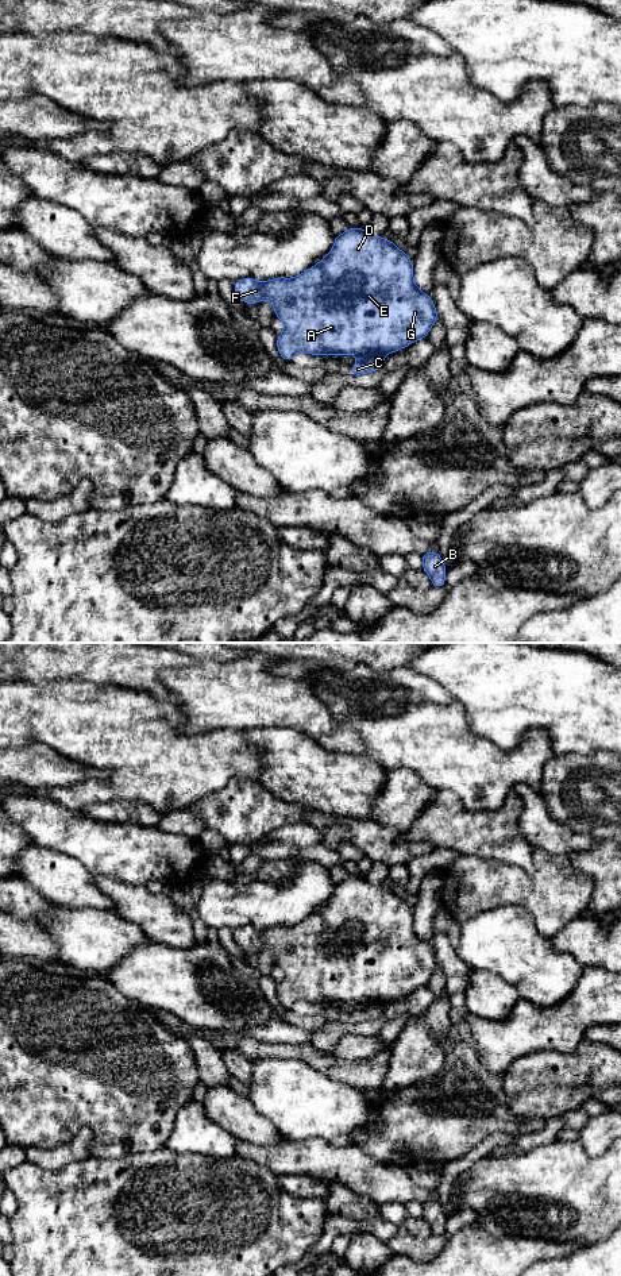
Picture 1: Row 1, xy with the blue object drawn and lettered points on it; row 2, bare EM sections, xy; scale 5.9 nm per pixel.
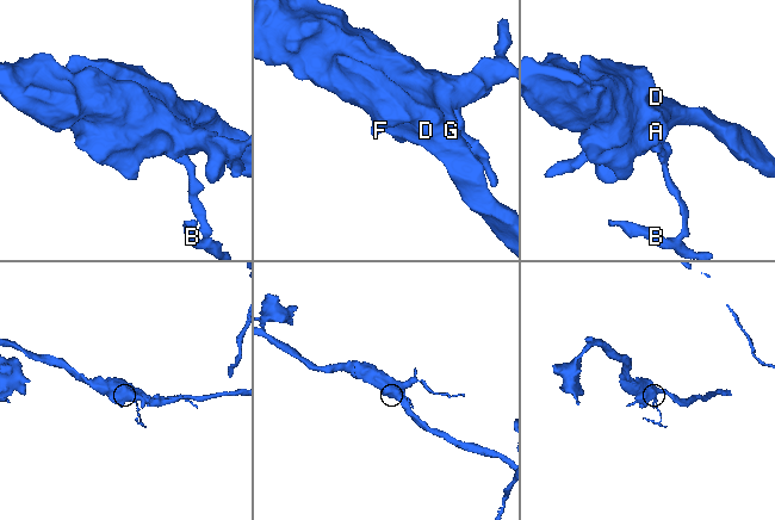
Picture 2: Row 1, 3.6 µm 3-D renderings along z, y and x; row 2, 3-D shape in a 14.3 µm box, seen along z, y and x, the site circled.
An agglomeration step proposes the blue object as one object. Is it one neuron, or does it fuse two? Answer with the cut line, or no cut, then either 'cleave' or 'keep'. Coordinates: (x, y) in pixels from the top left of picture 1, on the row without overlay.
cut in xy along (384, 1005), (359, 1006); cleave

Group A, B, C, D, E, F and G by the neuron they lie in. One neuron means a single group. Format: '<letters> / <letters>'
A D E F G / B C

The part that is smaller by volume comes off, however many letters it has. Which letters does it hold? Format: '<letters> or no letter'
B, C

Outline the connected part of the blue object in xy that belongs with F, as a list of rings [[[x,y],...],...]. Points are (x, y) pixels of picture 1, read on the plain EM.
[[[355,875],[336,883],[331,899],[304,921],[267,929],[247,925],[235,929],[234,938],[244,952],[265,947],[273,952],[285,974],[277,996],[289,1010],[297,1001],[385,1006],[427,986],[439,965],[433,948],[417,936],[406,901],[396,890]]]

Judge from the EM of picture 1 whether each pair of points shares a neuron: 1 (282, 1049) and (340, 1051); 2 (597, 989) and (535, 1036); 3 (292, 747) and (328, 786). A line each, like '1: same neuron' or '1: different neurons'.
1: different neurons
2: same neuron
3: same neuron

